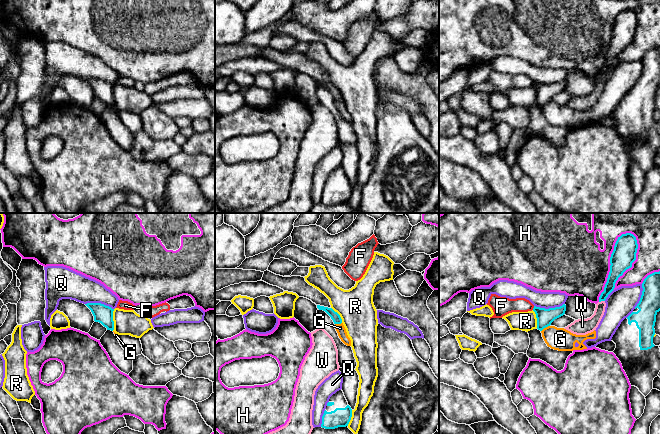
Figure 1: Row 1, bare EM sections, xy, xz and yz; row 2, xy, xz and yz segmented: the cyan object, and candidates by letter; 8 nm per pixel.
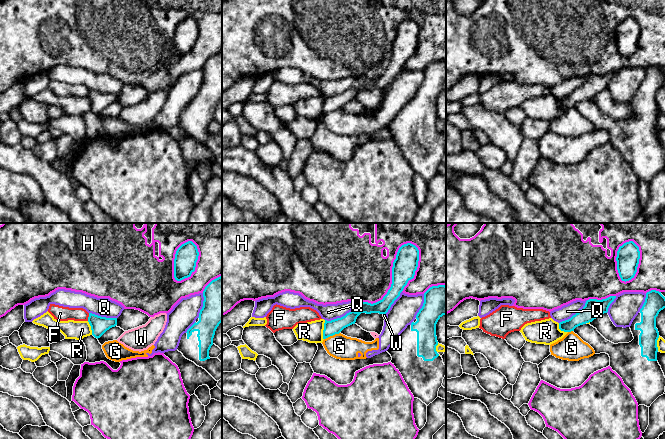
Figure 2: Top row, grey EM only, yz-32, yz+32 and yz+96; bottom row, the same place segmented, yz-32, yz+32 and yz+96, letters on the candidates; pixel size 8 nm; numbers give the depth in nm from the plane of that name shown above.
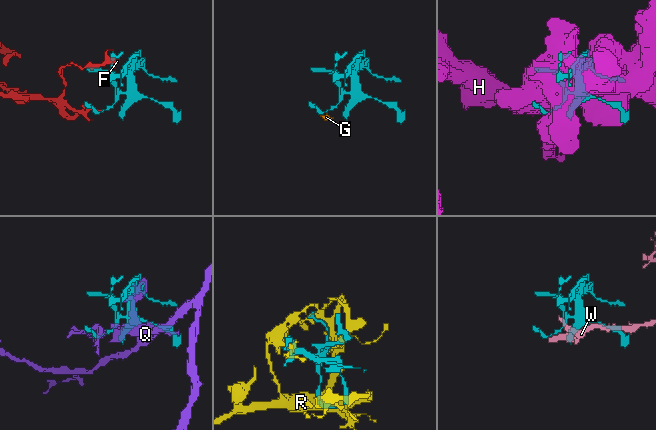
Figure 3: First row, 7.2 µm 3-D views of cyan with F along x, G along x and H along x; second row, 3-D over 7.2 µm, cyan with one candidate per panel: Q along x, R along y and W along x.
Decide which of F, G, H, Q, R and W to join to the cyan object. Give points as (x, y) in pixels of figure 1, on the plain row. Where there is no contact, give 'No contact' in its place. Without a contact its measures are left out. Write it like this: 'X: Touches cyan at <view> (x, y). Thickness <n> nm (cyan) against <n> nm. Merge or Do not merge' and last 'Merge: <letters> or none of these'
F: Touches cyan at yz (533, 84). Thickness 140 nm (cyan) against 150 nm. Do not merge
G: Touches cyan at yz (545, 103). Thickness 140 nm (cyan) against 180 nm. Do not merge
H: Touches cyan at yz (610, 39). Thickness 190 nm (cyan) against 440 nm. Do not merge
Q: Touches cyan at yz (549, 84). Thickness 140 nm (cyan) against 130 nm. Do not merge
R: Touches cyan at xy (112, 96). Thickness 150 nm (cyan) against 200 nm. Do not merge
W: Touches cyan at yz (601, 76). Thickness 90 nm (cyan) against 130 nm. Do not merge
Merge: none of these

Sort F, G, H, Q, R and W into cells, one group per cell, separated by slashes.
F / G Q / H / R / W

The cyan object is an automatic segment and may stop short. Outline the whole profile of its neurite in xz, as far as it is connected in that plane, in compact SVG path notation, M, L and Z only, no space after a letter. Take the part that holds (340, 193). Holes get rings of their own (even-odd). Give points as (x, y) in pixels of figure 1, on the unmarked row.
M341 166L333 170L322 192L321 203L325 205L335 205L348 202L352 193L352 185Z

